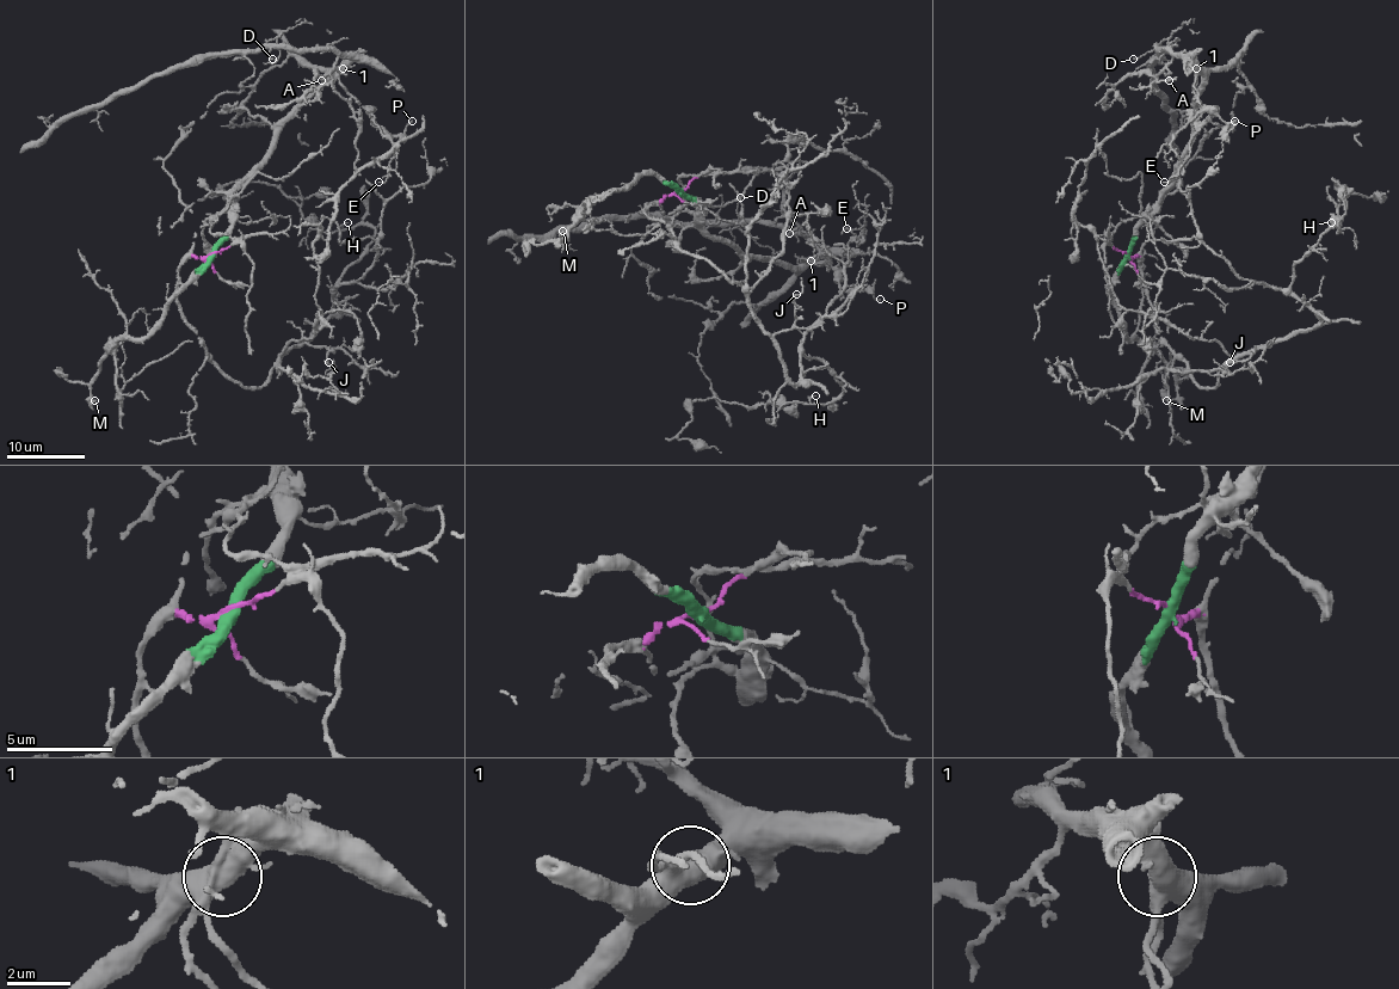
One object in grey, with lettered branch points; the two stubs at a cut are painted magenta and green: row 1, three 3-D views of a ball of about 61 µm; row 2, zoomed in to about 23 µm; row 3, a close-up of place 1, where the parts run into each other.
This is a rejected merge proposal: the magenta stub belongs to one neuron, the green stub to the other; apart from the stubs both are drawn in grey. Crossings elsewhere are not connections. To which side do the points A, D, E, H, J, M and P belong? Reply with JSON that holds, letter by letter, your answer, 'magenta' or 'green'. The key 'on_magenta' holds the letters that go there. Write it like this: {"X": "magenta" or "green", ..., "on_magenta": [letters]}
{"A": "green", "D": "green", "E": "green", "H": "magenta", "J": "magenta", "M": "green", "P": "green", "on_magenta": ["H", "J"]}

